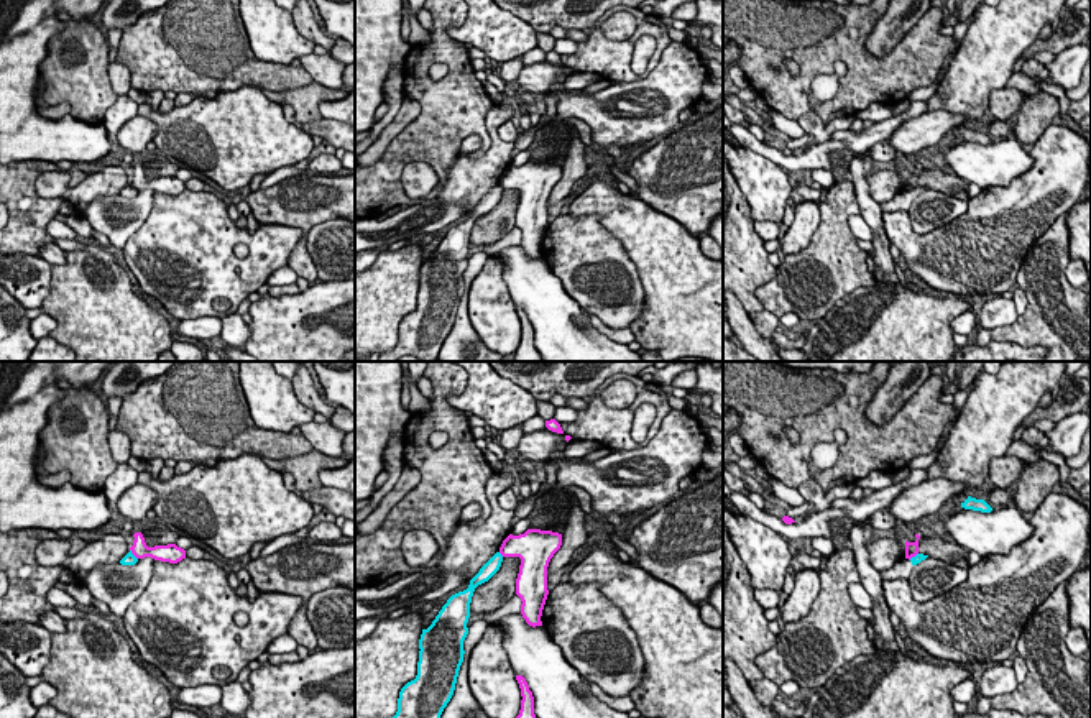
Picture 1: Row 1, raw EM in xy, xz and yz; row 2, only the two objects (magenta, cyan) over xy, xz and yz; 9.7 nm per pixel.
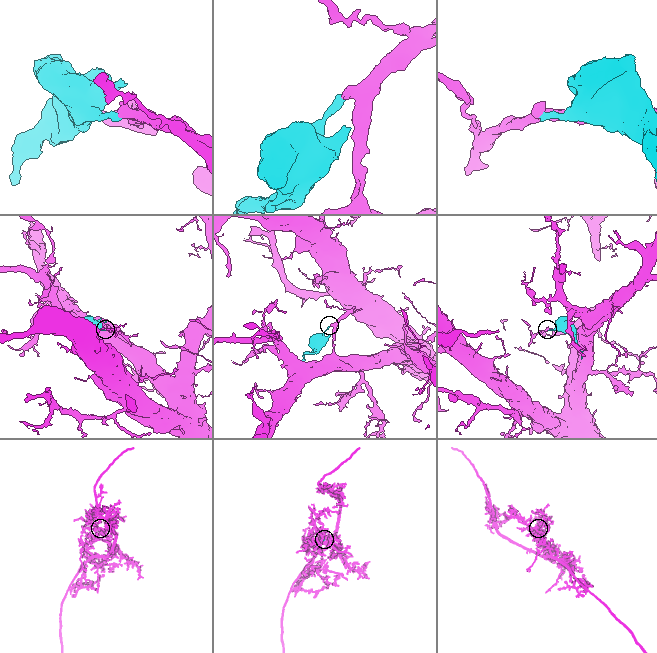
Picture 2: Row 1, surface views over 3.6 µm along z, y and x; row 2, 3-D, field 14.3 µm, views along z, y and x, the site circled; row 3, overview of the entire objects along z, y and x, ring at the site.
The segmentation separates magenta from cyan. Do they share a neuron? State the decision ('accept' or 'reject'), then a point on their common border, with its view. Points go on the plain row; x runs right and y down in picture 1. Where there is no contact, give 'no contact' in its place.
reject | xy (132, 184)

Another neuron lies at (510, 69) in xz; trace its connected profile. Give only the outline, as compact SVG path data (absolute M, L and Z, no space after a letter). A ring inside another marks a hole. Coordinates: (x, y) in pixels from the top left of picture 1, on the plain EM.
M518 56L518 58L501 64L499 79L504 84L514 84L514 81L519 76L521 69L524 67L521 59L522 59L522 56Z

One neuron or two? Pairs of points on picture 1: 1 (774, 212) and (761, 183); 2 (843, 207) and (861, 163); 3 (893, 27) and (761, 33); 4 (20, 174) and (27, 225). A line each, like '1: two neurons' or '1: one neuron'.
1: one neuron
2: two neurons
3: two neurons
4: one neuron

